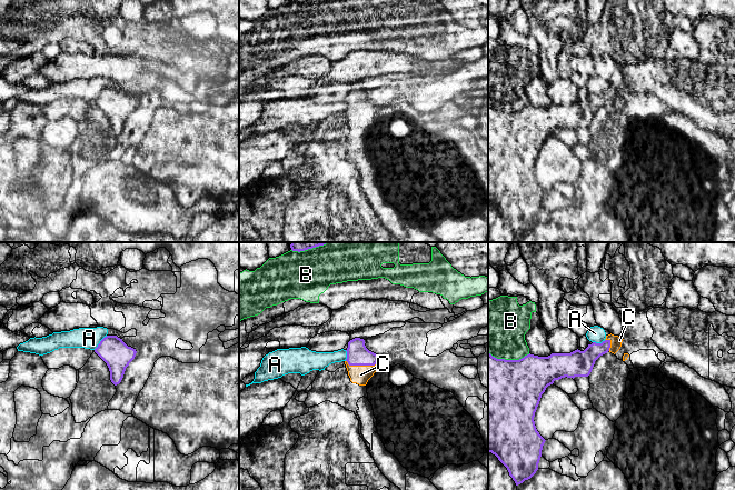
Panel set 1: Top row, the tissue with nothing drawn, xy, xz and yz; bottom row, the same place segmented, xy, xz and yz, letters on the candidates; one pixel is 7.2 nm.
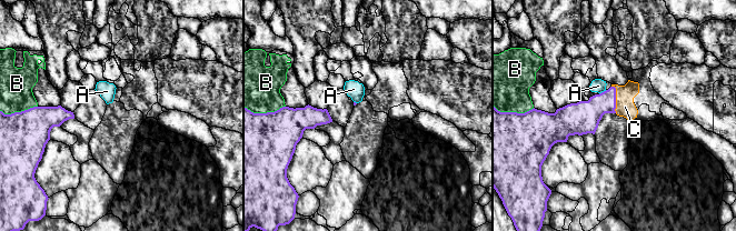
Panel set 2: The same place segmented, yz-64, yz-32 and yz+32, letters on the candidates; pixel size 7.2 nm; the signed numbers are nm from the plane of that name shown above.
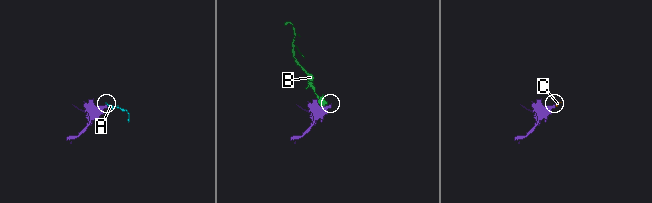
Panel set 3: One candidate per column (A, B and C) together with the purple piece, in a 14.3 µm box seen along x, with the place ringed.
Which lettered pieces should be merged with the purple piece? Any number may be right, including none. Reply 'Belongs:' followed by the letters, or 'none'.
Belongs: C

